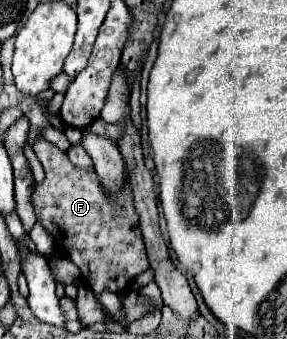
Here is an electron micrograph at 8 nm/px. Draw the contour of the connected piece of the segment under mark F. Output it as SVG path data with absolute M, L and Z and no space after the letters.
M40 138L32 148L46 172L44 182L34 186L32 204L36 214L42 218L44 228L54 236L58 250L74 260L82 278L90 284L96 296L102 292L124 292L132 280L150 266L138 218L132 208L130 190L122 190L122 202L116 208L104 196L94 170L86 172L76 168L66 152L58 150L44 138Z

